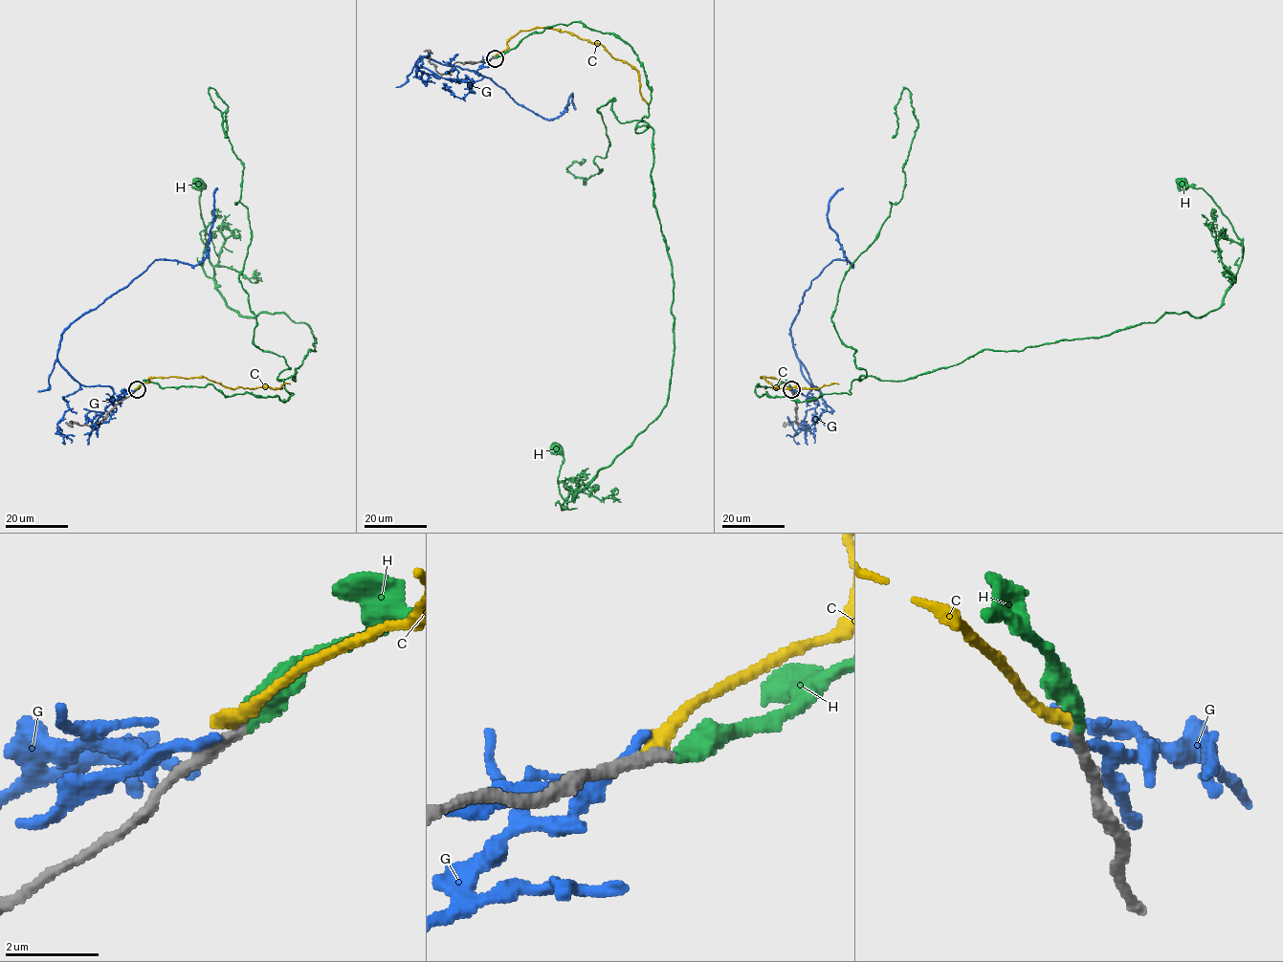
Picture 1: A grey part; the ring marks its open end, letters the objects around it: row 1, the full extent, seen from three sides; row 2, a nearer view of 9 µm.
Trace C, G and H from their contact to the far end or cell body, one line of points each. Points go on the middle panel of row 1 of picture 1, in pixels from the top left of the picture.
C: (494, 57), (520, 31), (565, 31), (601, 44), (631, 66), (649, 105)
G: (492, 57), (472, 87), (416, 65), (428, 57), (475, 71), (545, 119), (564, 112), (572, 93), (575, 110)
H: (495, 57), (581, 22), (628, 43), (651, 91), (637, 124), (672, 267), (668, 402), (562, 509), (556, 448)

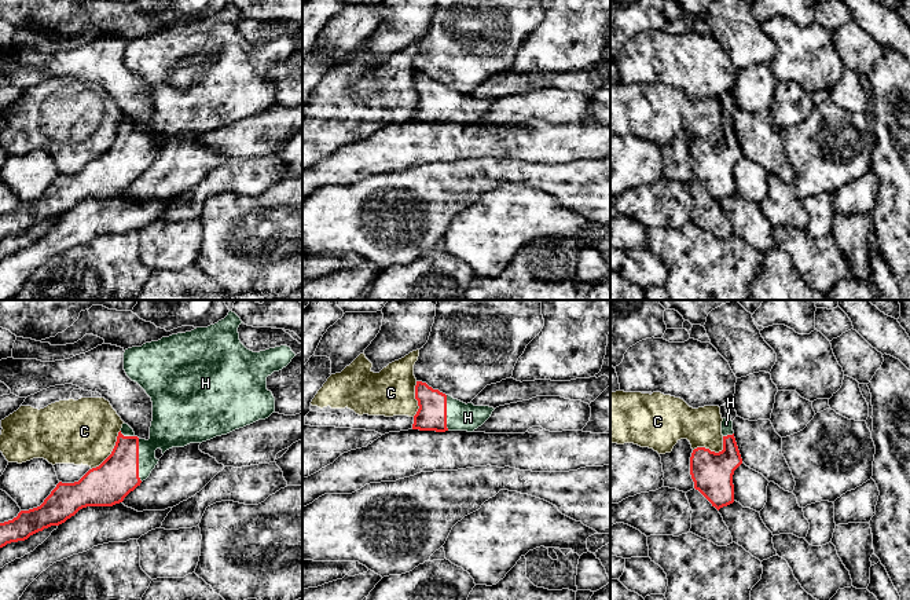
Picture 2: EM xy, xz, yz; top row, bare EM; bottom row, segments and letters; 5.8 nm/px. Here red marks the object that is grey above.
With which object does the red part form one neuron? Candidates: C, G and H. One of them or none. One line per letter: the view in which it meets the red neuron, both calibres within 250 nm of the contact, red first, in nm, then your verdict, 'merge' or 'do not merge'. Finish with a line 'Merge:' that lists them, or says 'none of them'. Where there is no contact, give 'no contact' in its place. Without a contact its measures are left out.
C: xy | 240/380 nm | do not merge
G: no contact | do not merge
H: xy | 240/220 nm | merge
Merge: H

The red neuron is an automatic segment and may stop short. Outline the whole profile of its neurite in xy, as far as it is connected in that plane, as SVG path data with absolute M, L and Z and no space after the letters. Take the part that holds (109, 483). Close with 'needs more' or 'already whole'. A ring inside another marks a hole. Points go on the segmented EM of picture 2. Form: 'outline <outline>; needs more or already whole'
outline M230 311L224 319L208 328L125 350L126 376L137 383L153 402L150 439L139 439L124 422L111 454L99 467L89 469L78 482L59 482L40 506L21 511L12 520L0 523L0 548L25 541L51 526L59 526L82 508L122 502L158 464L157 449L164 454L172 447L202 443L275 413L275 398L267 389L267 377L286 367L296 354L287 345L260 352L247 350L239 340L241 323L241 318Z; needs more

